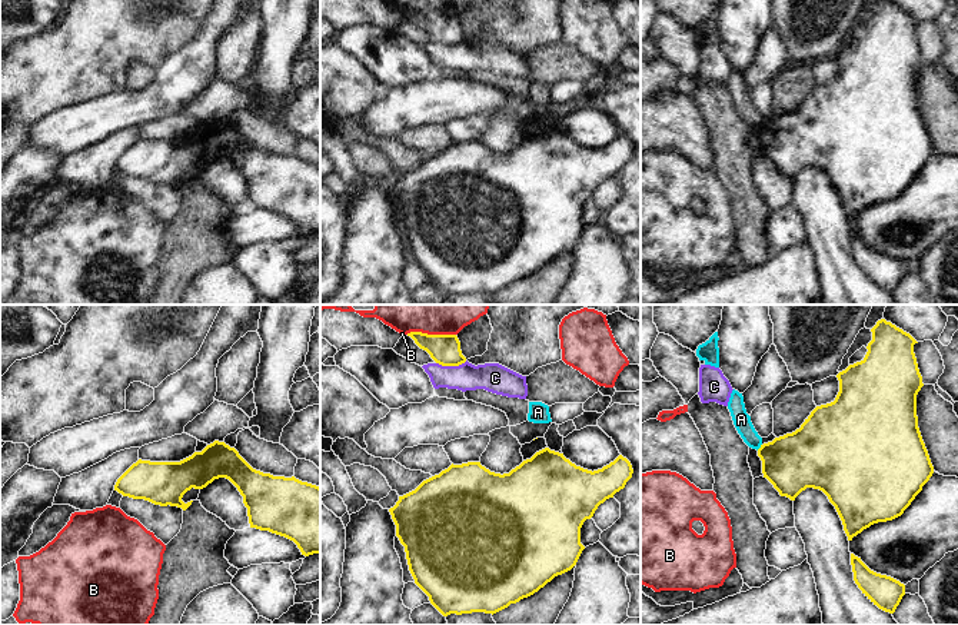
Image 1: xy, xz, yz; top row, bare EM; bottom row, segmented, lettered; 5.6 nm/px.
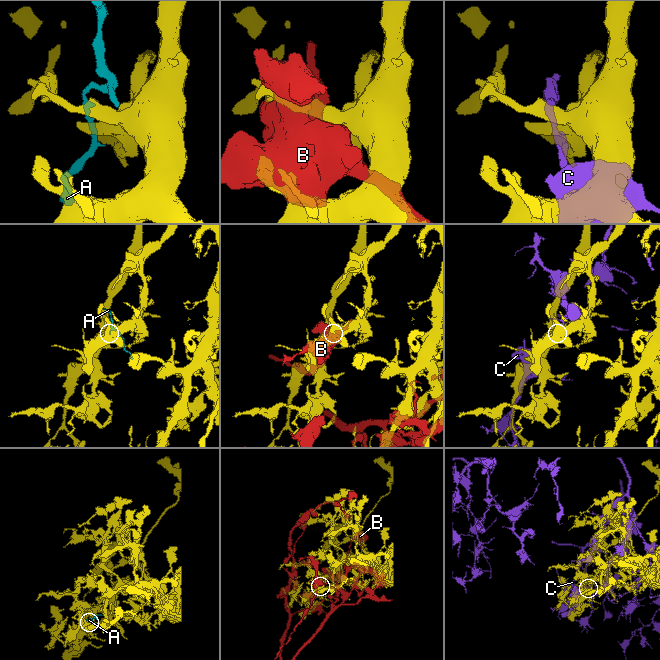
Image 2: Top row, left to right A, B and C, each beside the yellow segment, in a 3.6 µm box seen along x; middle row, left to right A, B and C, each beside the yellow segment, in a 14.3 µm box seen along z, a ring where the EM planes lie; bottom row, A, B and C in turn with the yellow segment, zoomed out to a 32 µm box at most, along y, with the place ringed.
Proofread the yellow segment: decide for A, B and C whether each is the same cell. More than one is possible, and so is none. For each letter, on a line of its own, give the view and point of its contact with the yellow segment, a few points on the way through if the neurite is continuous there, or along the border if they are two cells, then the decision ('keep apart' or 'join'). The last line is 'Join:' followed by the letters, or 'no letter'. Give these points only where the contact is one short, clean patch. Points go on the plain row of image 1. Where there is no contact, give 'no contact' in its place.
A: yz (761, 126) | along yz (761, 123), (757, 129) | keep apart
B: xz (431, 15) | keep apart
C: xz (451, 45) | keep apart
Join: no letter

